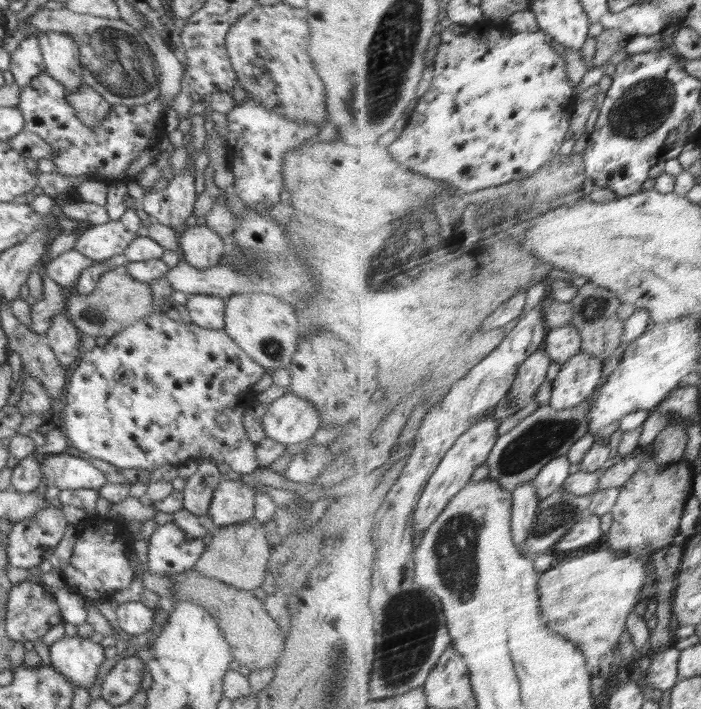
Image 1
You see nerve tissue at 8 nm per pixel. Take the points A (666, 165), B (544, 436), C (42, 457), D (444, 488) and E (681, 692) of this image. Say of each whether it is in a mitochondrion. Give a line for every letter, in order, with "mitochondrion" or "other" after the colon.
A: other
B: mitochondrion
C: other
D: other
E: other

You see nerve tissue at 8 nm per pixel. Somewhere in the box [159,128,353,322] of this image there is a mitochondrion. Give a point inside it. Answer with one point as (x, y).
(246, 262)

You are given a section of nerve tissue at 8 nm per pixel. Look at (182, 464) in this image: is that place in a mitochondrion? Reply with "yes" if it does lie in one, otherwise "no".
no

